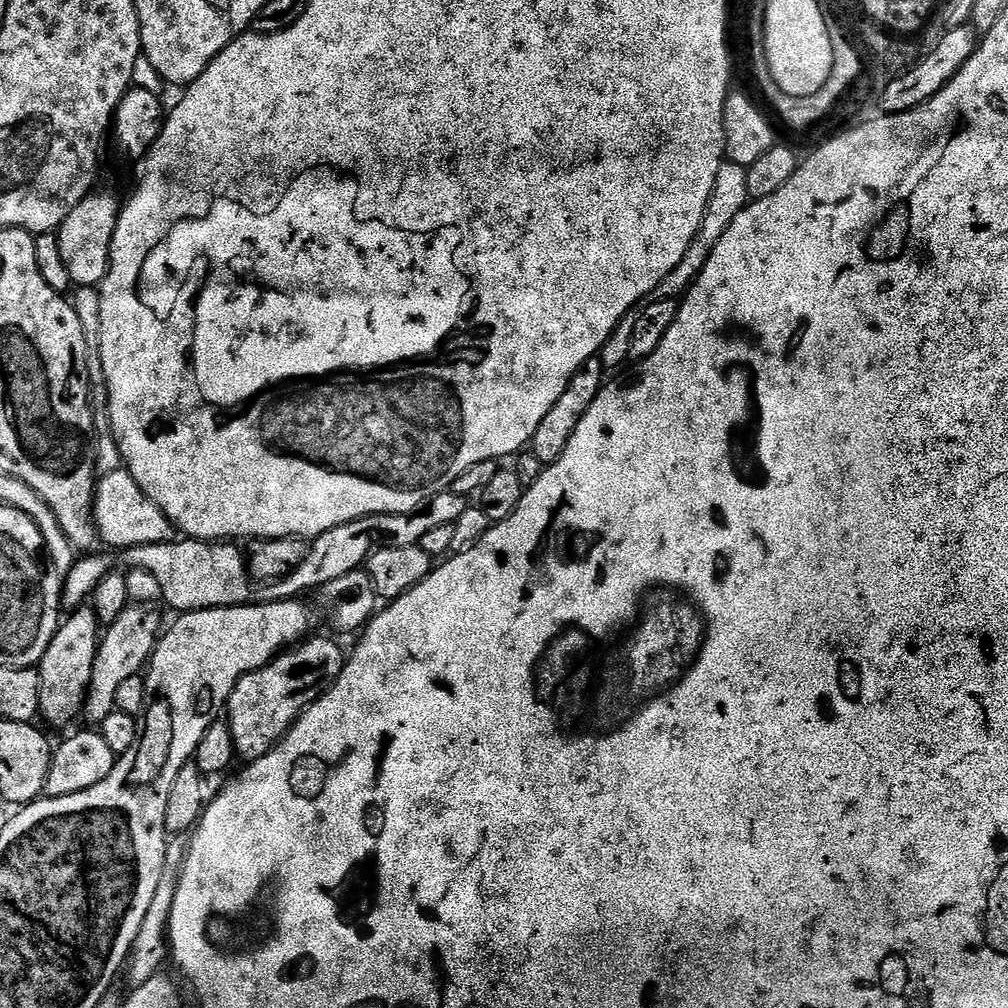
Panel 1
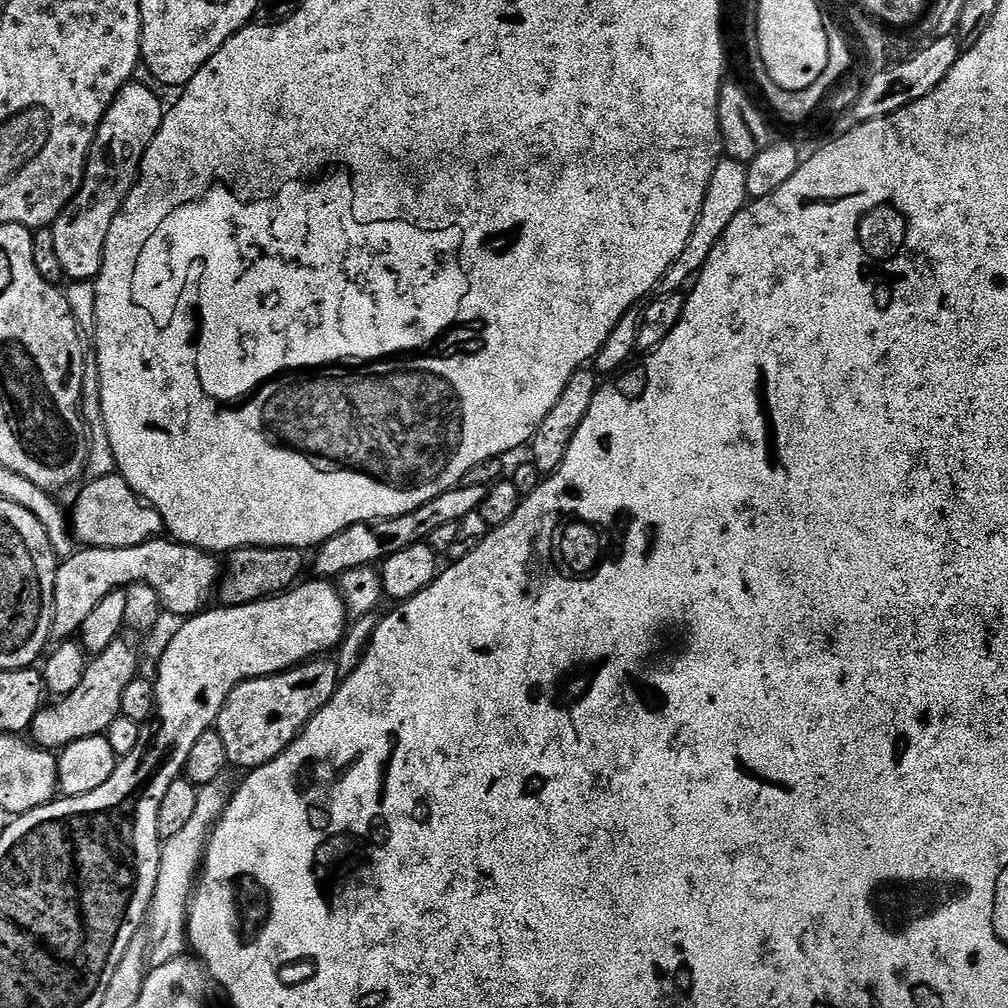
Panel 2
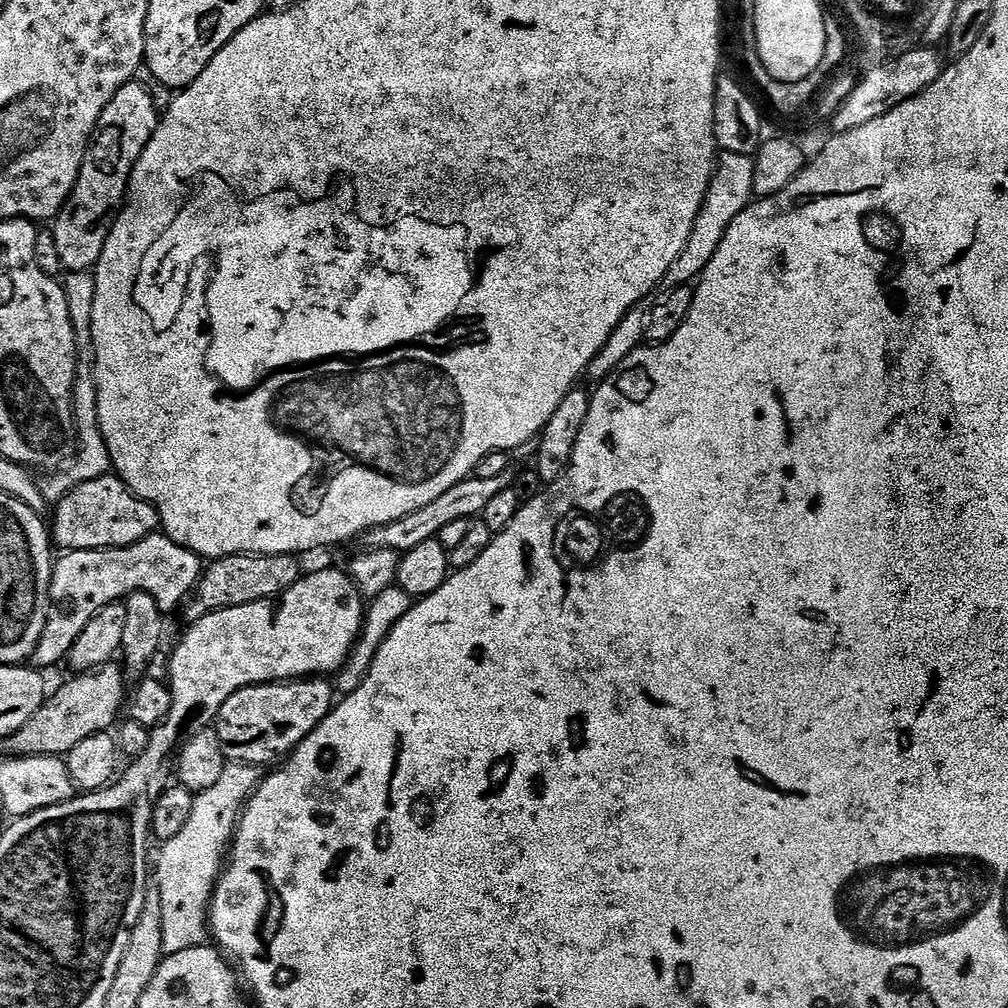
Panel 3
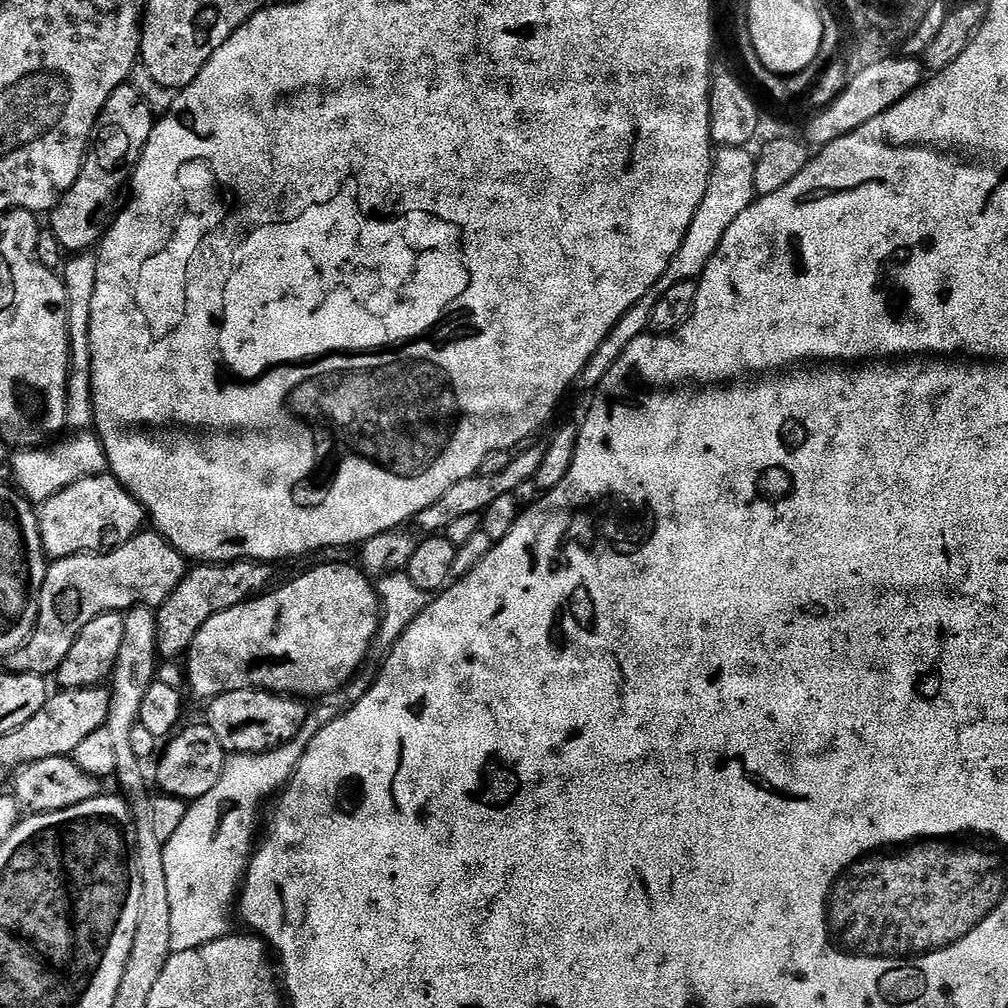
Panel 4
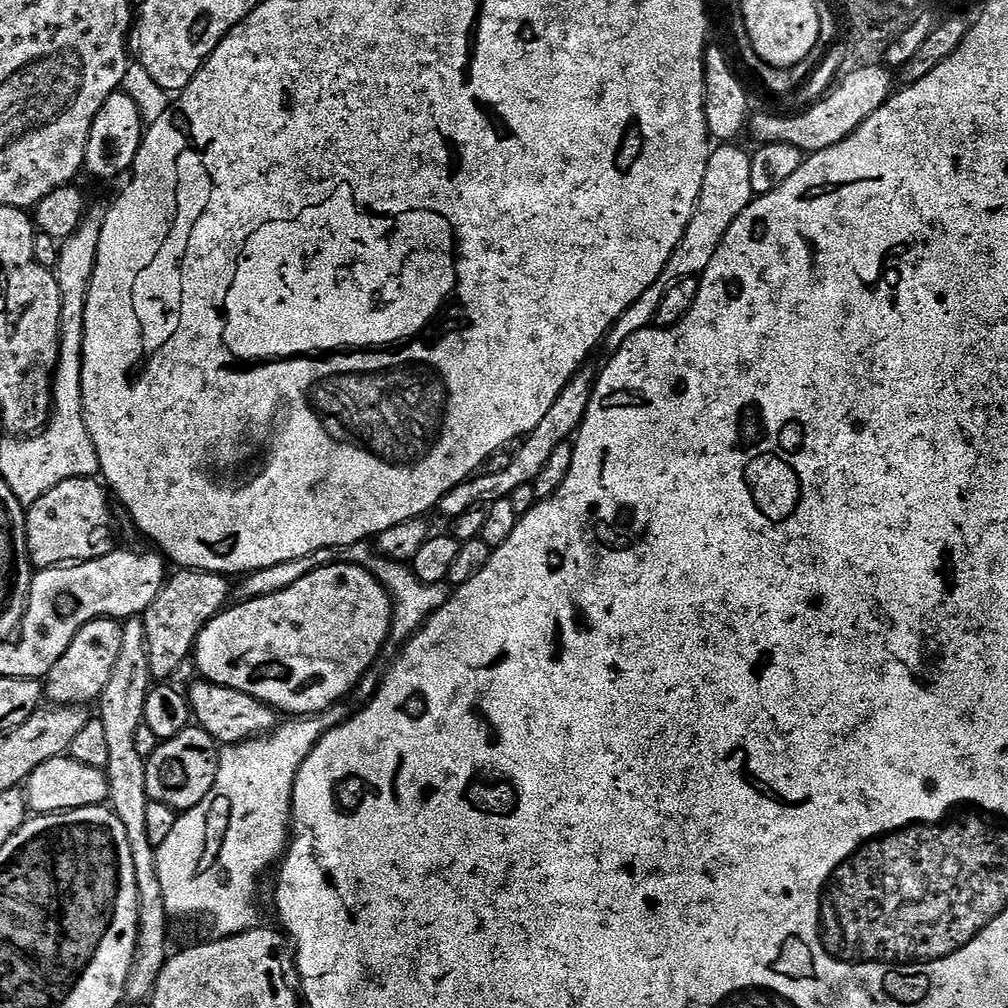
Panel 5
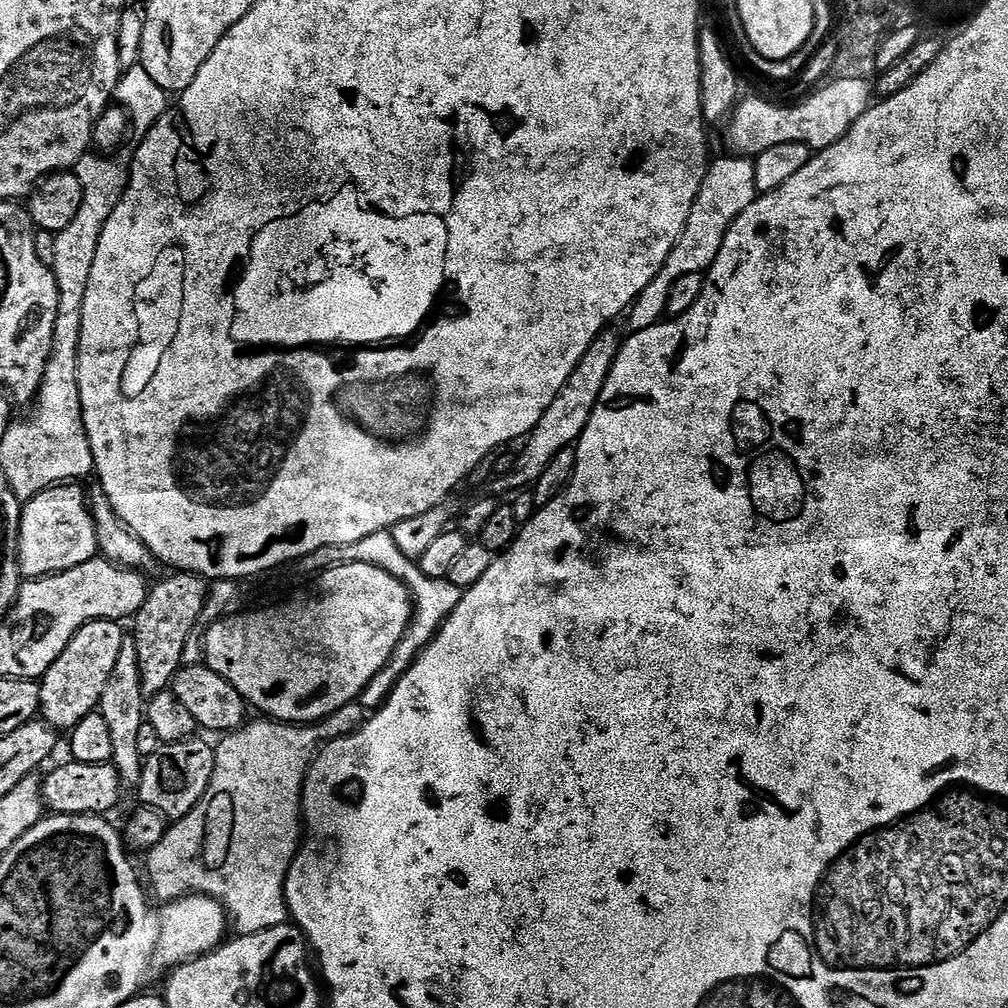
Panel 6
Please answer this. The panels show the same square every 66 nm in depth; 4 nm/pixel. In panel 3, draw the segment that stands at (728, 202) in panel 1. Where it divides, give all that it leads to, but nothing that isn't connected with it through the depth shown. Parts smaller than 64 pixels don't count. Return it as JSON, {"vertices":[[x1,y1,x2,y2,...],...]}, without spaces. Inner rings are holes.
{"vertices":[[724,152,717,159,716,168,712,171,712,181,706,190,706,198,702,202,702,210,698,210,698,218,694,222,694,230,690,230,690,238,678,254,674,266,666,270,664,288,677,288,683,284,691,285,706,270,710,258,714,258,714,250,718,250,718,242,730,230,730,222,742,214,754,199,754,159,751,156]]}

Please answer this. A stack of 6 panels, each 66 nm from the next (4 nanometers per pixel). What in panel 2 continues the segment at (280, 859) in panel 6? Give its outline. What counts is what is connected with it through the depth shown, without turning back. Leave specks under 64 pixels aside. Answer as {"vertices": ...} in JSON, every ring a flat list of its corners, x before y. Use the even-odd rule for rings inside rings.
{"vertices":[[223,779,213,784,205,784,200,788,198,807,194,810,190,823,174,838,163,841,158,866,158,882,154,886,152,907,146,917,150,927,150,943,148,945,148,963,152,968,166,966,174,958,185,955,188,944,188,906,192,893,198,883,202,871,204,849,208,846,208,837,224,814,230,799,230,788,224,785]]}

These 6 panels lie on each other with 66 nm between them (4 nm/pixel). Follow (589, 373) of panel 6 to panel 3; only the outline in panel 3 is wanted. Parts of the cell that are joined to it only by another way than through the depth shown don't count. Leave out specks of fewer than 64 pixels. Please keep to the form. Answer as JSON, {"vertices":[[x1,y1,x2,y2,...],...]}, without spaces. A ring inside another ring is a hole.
{"vertices":[[512,470,498,474,498,478,478,478,473,474,468,479,450,486,450,490,446,490,446,494,434,498,434,502,429,502,427,506,422,506,422,510,414,510,414,514,406,514,389,524,371,528,362,537,363,547,365,549,394,550,401,554,414,550,414,546,418,546,422,542,437,539,440,531,449,522,483,517,489,502,498,494,502,494,502,490,510,488,515,480,516,472]]}

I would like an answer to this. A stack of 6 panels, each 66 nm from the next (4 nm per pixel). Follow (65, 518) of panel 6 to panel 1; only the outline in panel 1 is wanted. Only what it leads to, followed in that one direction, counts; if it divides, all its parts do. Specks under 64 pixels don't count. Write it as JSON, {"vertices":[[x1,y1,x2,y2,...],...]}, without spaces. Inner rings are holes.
{"vertices":[[121,466,114,474,100,476,96,485,96,496,92,500,92,518,96,522,96,535,112,548,127,550,143,544,170,544,178,533,162,510,134,482,128,469]]}

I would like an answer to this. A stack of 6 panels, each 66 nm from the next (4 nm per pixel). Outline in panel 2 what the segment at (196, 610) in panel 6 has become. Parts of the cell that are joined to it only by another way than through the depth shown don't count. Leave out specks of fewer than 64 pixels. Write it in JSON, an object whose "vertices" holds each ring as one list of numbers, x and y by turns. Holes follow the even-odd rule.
{"vertices":[[294,546,235,548,226,556,226,567,218,585,219,603,226,608,237,608,266,600,270,596,280,596,289,588,295,588,305,575,304,556,306,556,305,549]]}

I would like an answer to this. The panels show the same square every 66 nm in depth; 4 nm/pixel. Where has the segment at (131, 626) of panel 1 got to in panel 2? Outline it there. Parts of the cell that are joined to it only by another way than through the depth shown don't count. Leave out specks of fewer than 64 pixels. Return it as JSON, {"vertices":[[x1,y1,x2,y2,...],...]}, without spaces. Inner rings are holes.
{"vertices":[[124,638,115,640,105,652,95,653,87,661,82,682,78,682,78,686,74,686,74,690,70,690,70,694,61,696,52,702,56,704,50,705,51,703,49,703,47,706,41,707,40,713,34,718,30,729,30,739,36,747,63,750,66,746,70,746,70,742,78,742,78,738,103,736,107,733,110,722,114,722,122,715,122,694,126,694,126,686,130,686,130,682,137,679,139,673,136,671,140,668,140,656,136,653,135,646,127,644,126,640]]}

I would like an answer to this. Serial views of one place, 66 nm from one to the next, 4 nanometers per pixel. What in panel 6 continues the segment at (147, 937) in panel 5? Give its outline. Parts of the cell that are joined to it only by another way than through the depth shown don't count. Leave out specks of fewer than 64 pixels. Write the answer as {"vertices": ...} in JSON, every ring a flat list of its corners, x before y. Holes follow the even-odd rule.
{"vertices":[[125,638,122,642,122,650,118,650,118,662,114,662,114,671,110,674,110,682,106,682,106,690,102,690,98,710,110,725,110,739,114,745,110,762,118,770,121,785,125,789,139,789,146,757,138,754,138,730,142,730,146,723,146,697,140,669,140,649,135,639]]}

